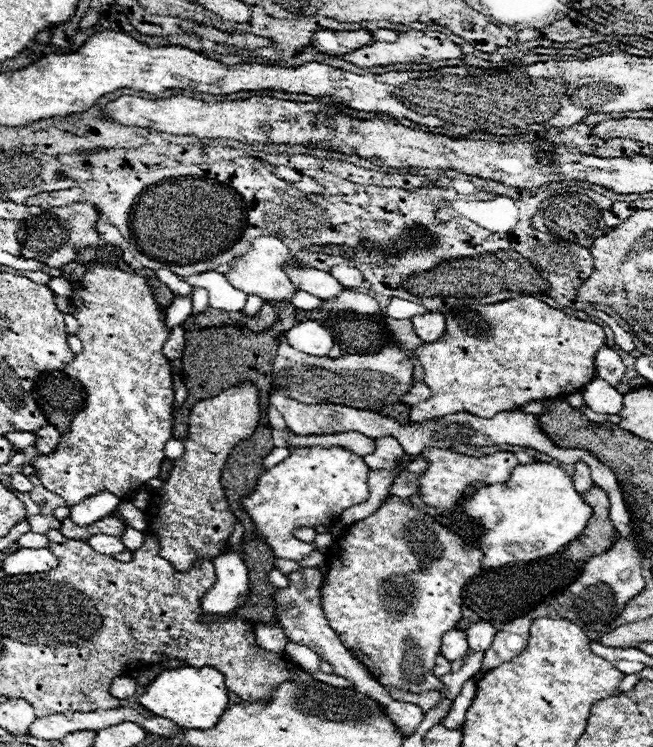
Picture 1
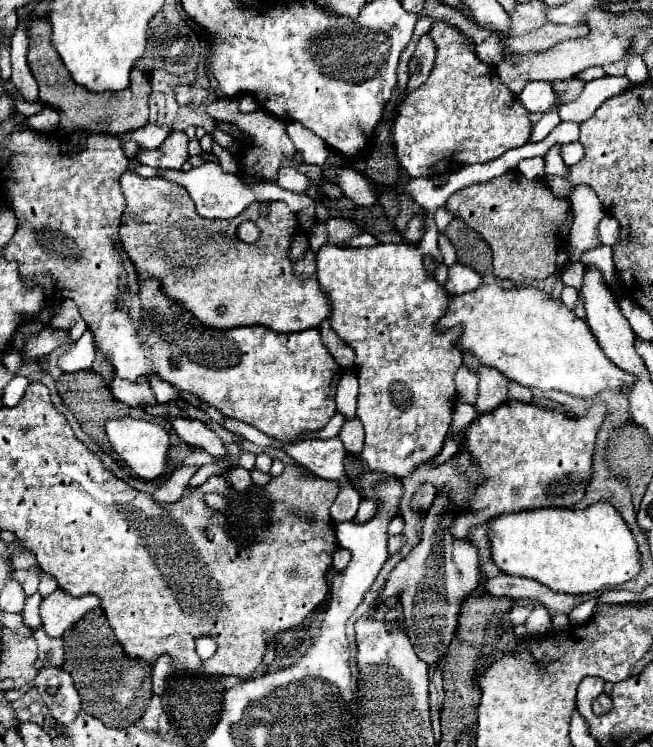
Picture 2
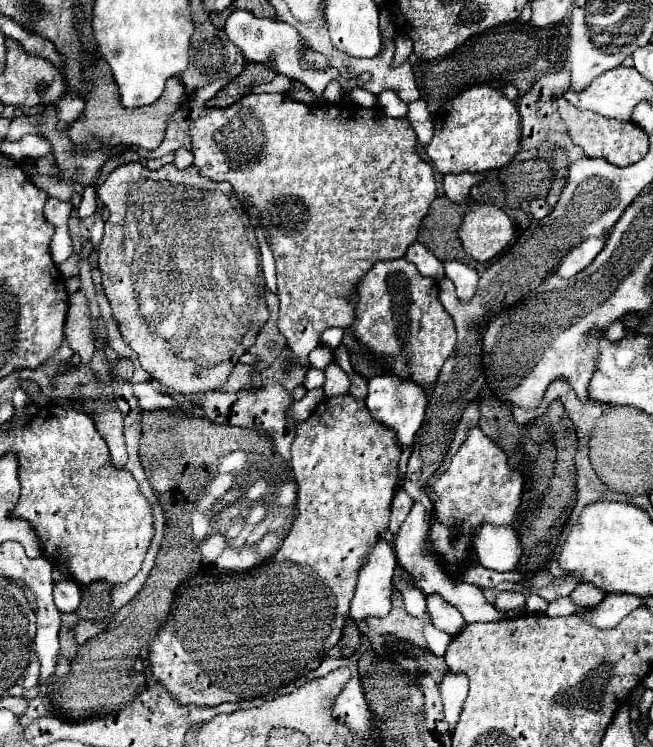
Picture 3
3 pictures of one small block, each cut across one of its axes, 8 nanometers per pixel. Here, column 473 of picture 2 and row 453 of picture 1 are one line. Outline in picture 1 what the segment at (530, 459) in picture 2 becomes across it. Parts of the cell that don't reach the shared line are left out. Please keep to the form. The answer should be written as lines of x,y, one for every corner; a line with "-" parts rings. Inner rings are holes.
426,448
422,452
422,458
426,458
430,462
430,468
422,474
420,478
420,496
422,502
428,506
438,508
444,516
454,514
454,506
458,504
458,500
464,494
464,488
472,482
486,482
486,484
500,484
506,482
512,474
512,470
520,464
532,464
536,462
534,456
530,456
528,452
520,450
520,452
496,452
484,458
472,458
472,456
464,456
452,450
442,450
442,448

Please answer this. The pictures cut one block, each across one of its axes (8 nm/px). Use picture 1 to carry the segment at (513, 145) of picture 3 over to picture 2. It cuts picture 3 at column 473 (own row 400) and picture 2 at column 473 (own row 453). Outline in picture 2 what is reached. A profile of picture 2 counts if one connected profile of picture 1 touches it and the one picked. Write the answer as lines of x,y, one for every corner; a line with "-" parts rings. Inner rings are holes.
438,22
430,30
430,36
436,42
437,47
434,70
430,72
428,80
422,86
412,90
404,98
400,106
400,114
392,130
396,154
406,174
412,178
418,178
418,176
428,174
430,168
444,174
464,164
490,162
502,156
504,152
508,152
510,148
518,148
526,144
532,132
530,120
528,120
530,112
526,112
520,100
516,100
516,96
510,94
510,90
506,90
502,82
498,82
498,76
492,72
492,68
480,62
476,54
466,46
467,36
446,22

